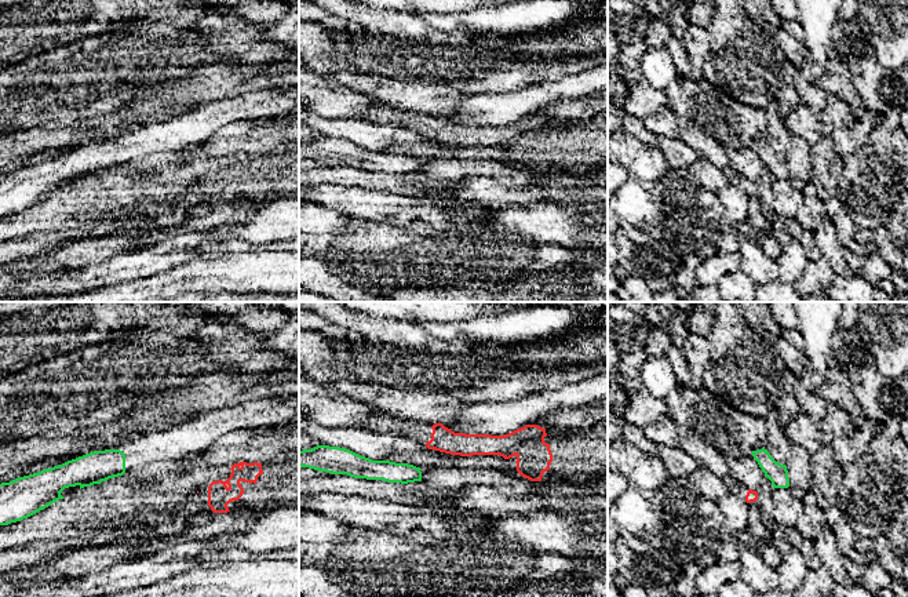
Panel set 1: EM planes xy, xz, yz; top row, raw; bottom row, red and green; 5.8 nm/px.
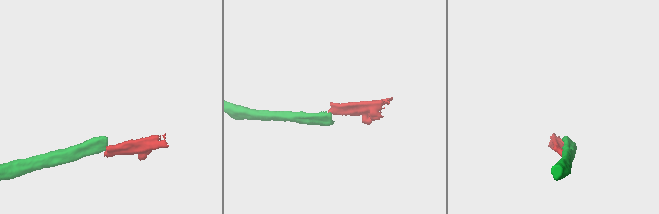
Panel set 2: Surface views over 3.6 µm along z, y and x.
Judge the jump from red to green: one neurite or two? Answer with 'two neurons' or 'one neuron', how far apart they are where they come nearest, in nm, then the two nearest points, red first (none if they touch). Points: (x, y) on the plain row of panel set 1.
two neurons | 100 nm | yz (757, 184), (772, 175)

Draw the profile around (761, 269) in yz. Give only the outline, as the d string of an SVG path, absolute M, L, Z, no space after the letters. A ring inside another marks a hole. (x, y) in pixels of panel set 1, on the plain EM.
M743 237L739 254L741 255L739 270L747 274L756 285L765 285L778 279L776 259L765 255L755 237Z

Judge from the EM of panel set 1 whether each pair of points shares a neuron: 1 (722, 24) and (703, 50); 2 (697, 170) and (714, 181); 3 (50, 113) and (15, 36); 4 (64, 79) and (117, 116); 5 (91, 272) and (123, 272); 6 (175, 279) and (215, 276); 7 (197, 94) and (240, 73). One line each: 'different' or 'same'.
1: different
2: same
3: different
4: different
5: same
6: same
7: same

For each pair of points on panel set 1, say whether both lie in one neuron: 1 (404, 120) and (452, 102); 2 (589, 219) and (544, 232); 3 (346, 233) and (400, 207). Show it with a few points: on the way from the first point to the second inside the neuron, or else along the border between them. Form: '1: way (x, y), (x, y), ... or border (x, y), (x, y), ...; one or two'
1: border (385, 105), (416, 113); two
2: way (578, 226), (555, 226); one
3: border (354, 218), (404, 225); two

